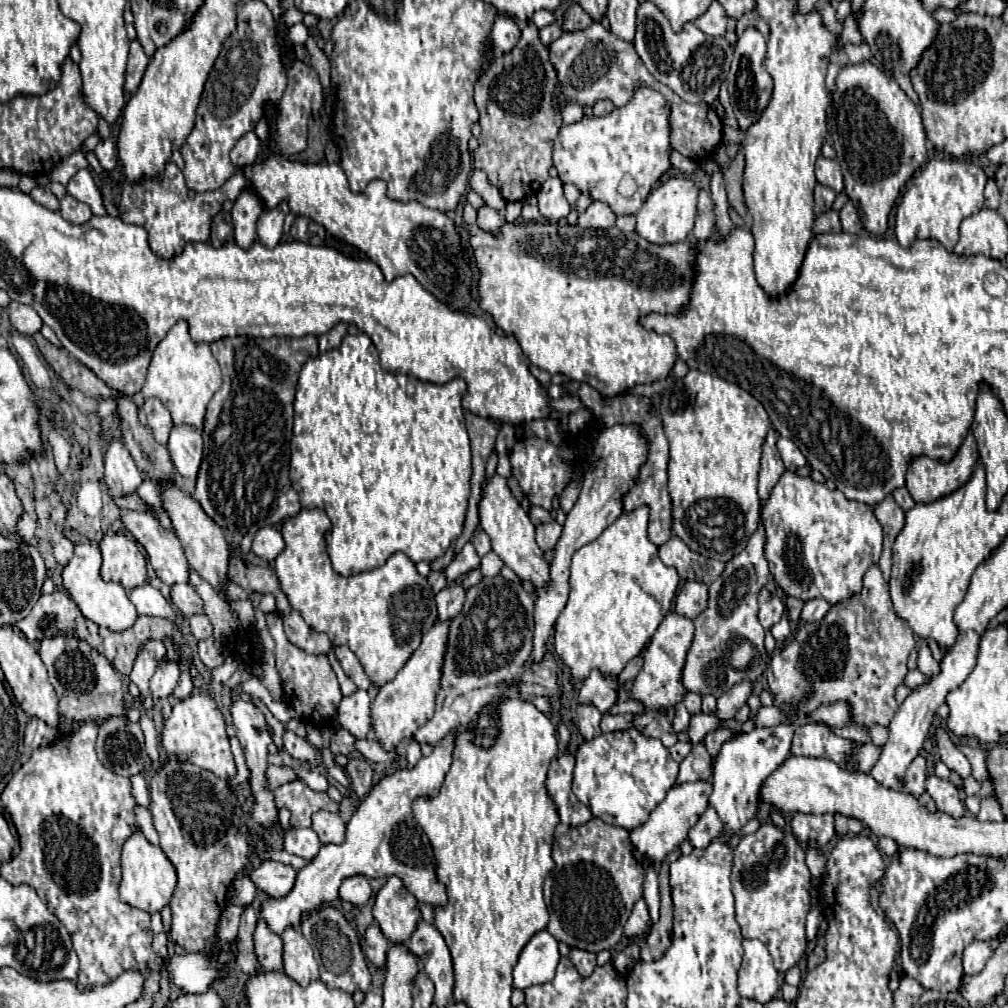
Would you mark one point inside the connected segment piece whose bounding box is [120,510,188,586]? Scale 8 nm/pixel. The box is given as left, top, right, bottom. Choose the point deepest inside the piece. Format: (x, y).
(165, 552)

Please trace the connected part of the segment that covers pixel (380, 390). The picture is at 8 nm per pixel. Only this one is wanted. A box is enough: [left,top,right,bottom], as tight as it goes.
[292,334,472,576]

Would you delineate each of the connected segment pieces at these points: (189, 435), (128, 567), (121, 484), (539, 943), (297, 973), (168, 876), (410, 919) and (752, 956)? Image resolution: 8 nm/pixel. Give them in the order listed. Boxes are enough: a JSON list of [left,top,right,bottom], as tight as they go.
[[168,424,202,480],[100,536,146,590],[104,440,144,498],[514,930,560,990],[282,926,318,986],[120,824,176,914],[372,876,422,944],[738,940,780,1004]]

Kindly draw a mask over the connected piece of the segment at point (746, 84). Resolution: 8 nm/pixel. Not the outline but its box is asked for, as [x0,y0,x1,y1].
[728,28,772,130]

